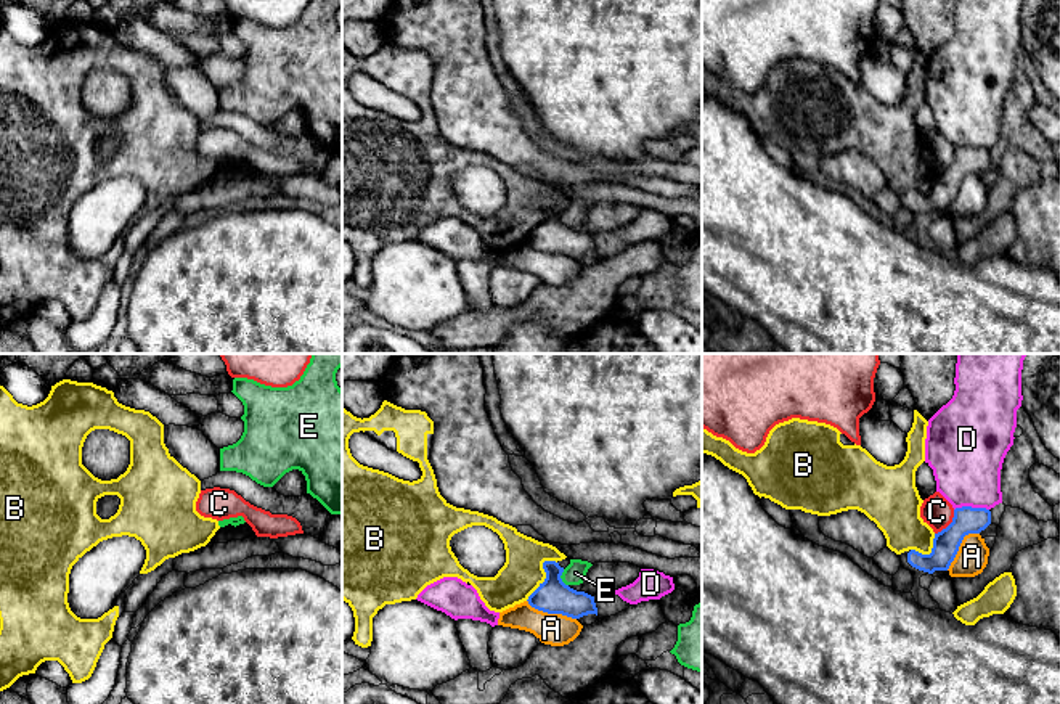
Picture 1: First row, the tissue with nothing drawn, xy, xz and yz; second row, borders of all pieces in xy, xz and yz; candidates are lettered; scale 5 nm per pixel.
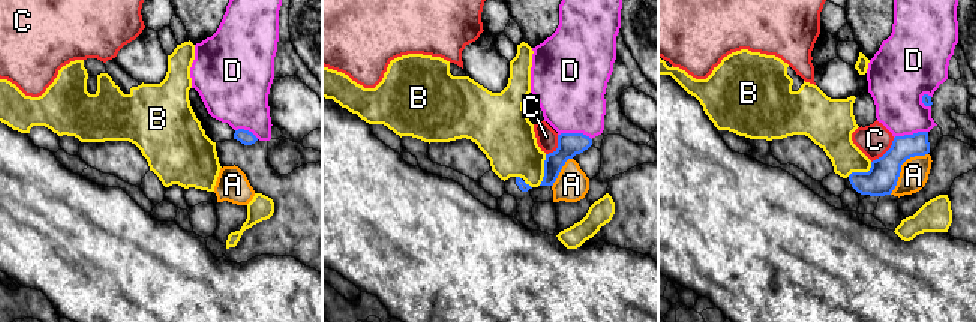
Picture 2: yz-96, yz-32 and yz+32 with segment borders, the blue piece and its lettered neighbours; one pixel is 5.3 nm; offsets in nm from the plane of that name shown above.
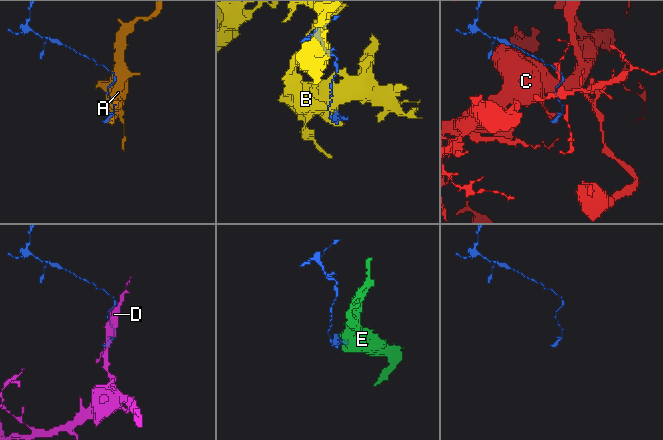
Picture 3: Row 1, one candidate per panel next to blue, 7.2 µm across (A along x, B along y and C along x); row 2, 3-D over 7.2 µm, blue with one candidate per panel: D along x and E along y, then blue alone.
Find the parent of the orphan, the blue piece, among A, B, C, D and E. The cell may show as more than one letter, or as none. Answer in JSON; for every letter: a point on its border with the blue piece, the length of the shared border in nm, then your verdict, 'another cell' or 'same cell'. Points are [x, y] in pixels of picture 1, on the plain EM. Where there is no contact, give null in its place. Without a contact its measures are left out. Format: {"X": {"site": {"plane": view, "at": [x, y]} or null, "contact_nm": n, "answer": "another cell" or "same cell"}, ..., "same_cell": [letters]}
{"A": {"site": {"plane": "xz", "at": [551, 253]}, "contact_nm": 260, "answer": "another cell"}, "B": {"site": {"plane": "xz", "at": [546, 216]}, "contact_nm": 260, "answer": "another cell"}, "C": {"site": {"plane": "yz", "at": [949, 164]}, "contact_nm": 160, "answer": "another cell"}, "D": {"site": {"plane": "yz", "at": [970, 147]}, "contact_nm": 180, "answer": "another cell"}, "E": {"site": {"plane": "xz", "at": [559, 217]}, "contact_nm": 90, "answer": "another cell"}, "same_cell": []}

